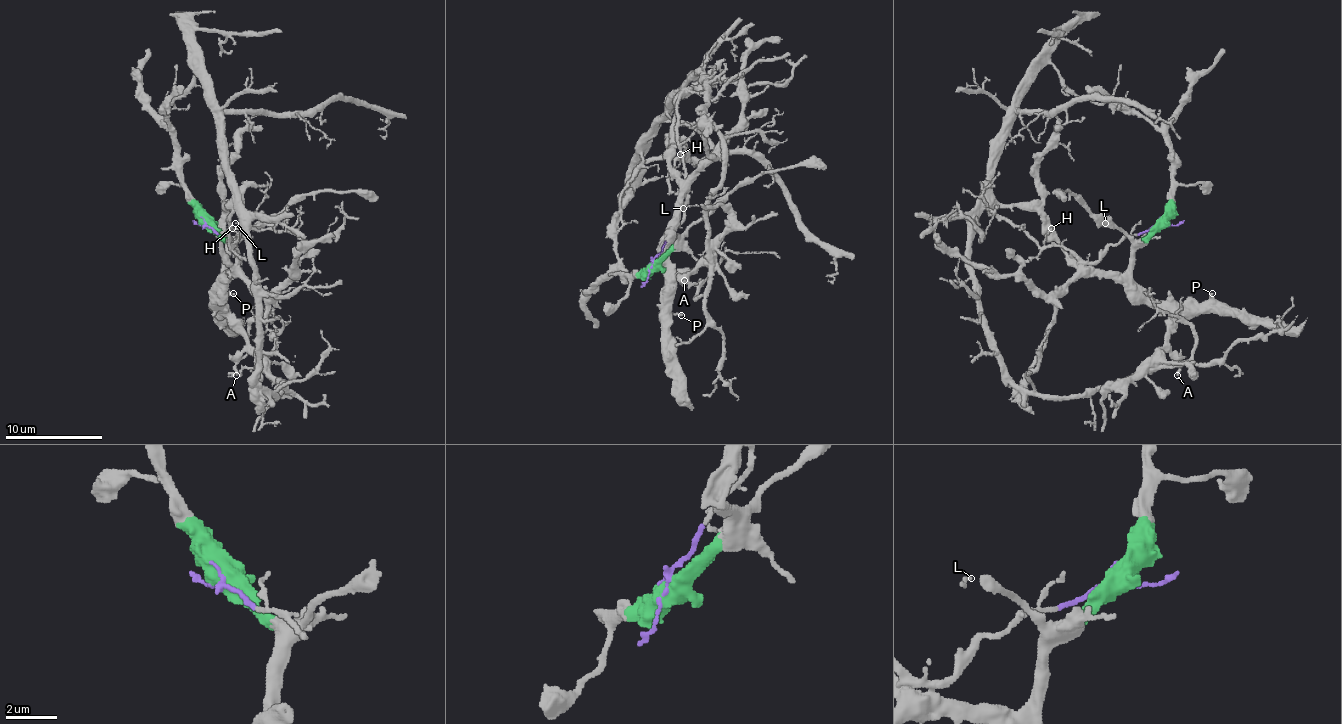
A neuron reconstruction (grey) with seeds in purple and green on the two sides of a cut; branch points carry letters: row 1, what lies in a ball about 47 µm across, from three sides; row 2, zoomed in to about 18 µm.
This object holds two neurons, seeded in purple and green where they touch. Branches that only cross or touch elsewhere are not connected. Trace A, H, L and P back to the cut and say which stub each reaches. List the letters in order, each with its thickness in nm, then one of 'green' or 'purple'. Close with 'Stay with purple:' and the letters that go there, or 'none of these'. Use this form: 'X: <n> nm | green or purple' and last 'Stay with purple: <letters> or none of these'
A: 180 nm | green
H: 110 nm | purple
L: 110 nm | green
P: 180 nm | green
Stay with purple: H

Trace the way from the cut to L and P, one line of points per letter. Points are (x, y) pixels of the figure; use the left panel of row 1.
L: (204, 225), (226, 239), (236, 239), (258, 222), (236, 222)
P: (204, 225), (226, 249), (226, 283), (216, 302), (233, 293)

